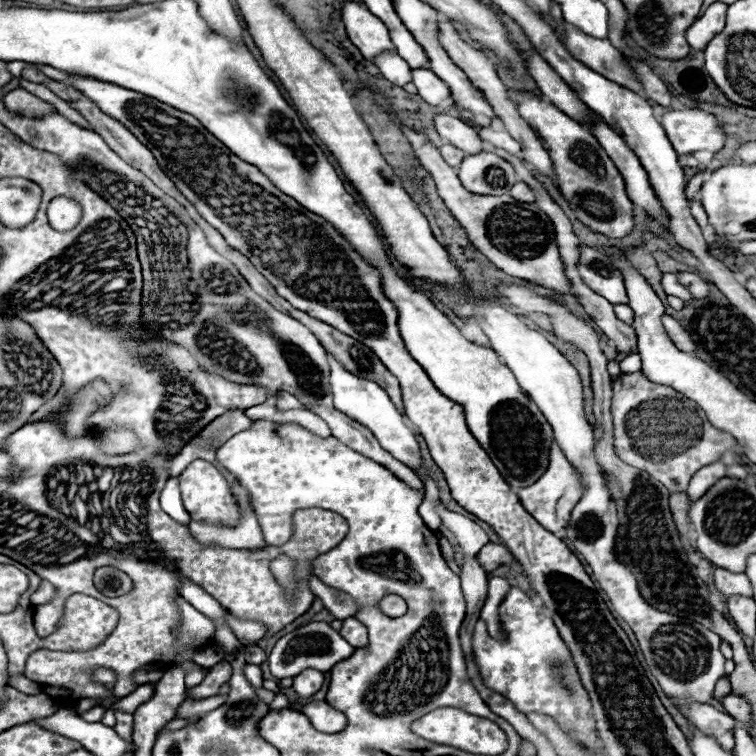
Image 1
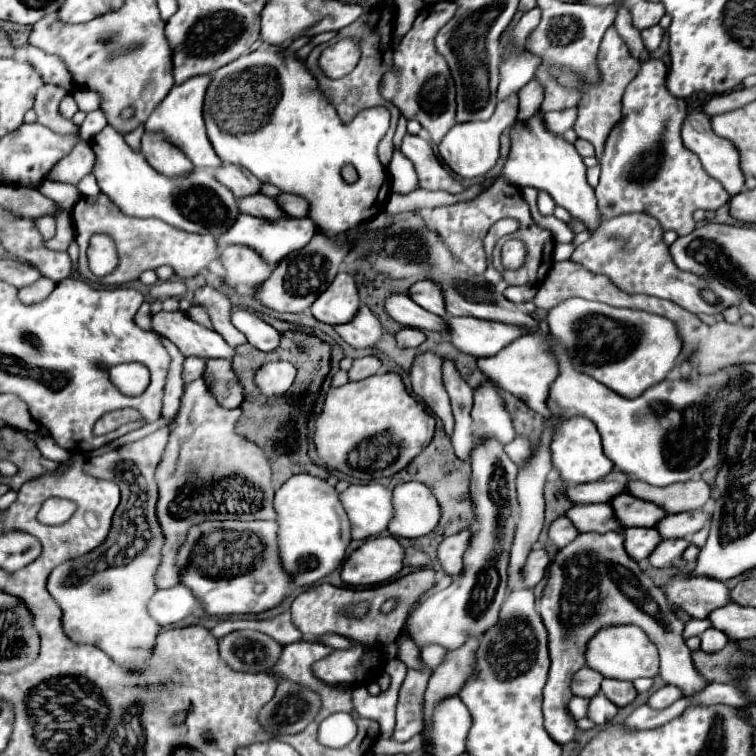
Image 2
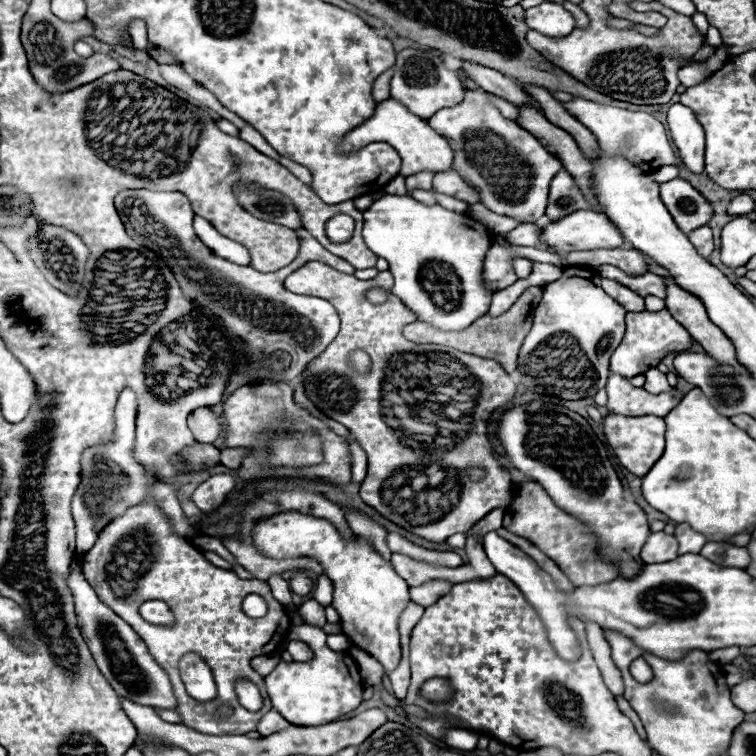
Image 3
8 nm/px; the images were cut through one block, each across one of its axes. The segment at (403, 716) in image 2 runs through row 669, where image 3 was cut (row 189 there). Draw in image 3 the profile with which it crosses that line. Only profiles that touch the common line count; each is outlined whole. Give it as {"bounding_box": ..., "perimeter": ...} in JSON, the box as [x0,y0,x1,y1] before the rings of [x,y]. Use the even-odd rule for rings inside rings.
{"bounding_box":[406,170,434,190],"perimeter":[[[428,170],[418,172],[418,174],[412,174],[412,176],[406,176],[406,186],[410,190],[414,190],[414,188],[430,190],[432,188],[432,176],[434,176],[434,172],[428,172]]]}

